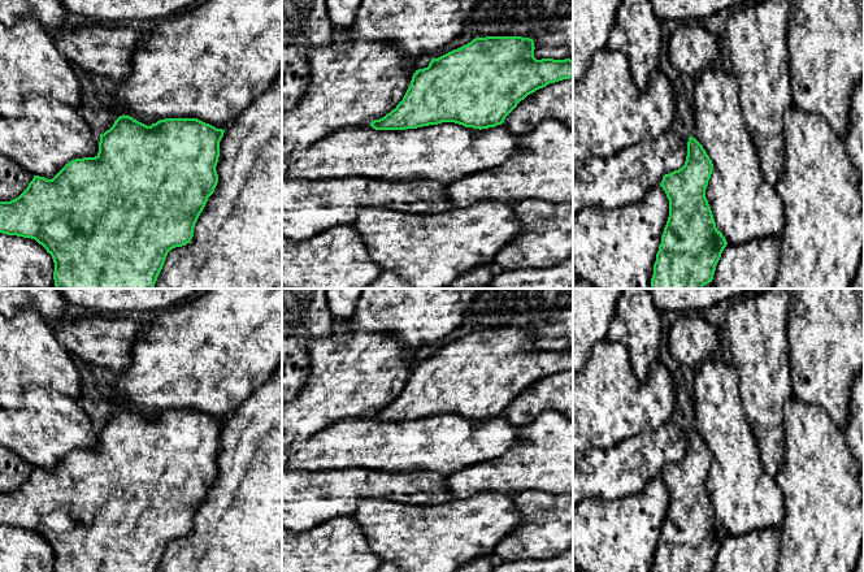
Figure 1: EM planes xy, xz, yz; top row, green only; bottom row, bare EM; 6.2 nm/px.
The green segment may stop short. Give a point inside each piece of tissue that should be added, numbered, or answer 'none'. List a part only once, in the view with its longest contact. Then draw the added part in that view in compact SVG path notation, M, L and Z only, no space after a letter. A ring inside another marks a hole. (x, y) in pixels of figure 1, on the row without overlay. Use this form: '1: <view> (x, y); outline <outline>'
none

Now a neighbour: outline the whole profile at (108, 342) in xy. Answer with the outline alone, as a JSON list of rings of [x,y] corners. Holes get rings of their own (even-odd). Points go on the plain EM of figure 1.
[[[97,313],[91,317],[62,320],[52,330],[57,341],[83,361],[103,367],[114,376],[131,365],[135,338],[142,324]]]

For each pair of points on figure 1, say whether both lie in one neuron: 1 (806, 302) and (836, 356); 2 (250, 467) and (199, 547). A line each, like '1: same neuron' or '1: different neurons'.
1: same neuron
2: same neuron

